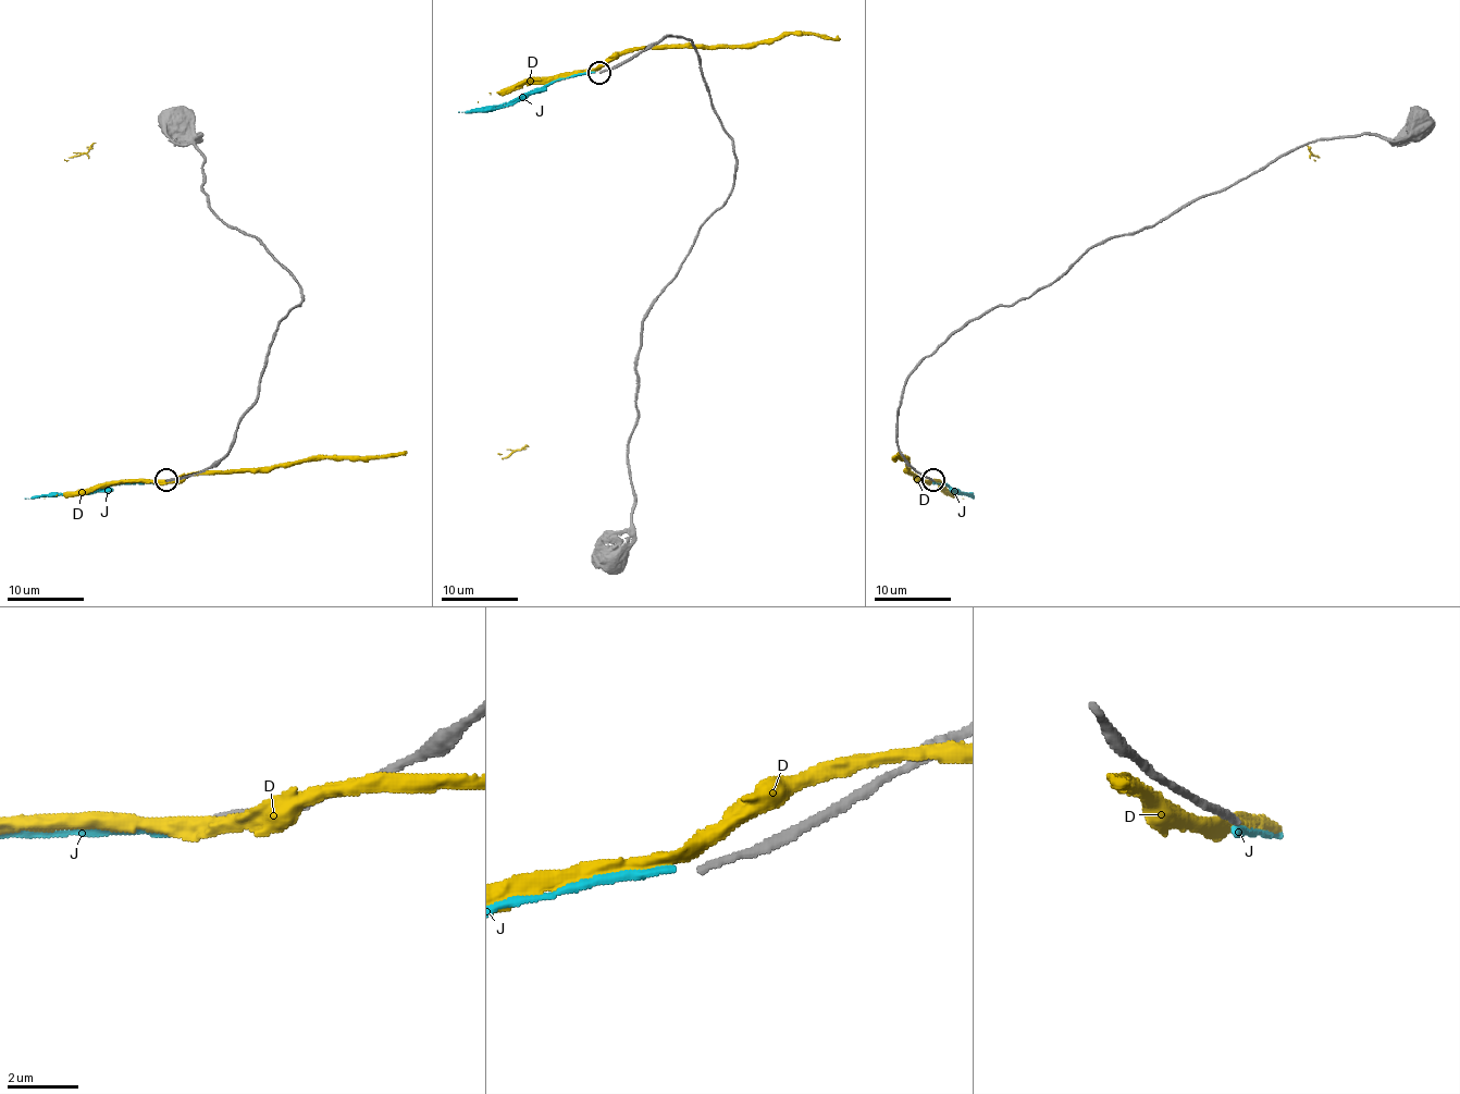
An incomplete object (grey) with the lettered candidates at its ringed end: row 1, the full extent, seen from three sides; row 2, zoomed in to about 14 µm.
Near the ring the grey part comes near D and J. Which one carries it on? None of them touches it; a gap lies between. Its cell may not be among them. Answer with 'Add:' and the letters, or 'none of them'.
Add: none of them

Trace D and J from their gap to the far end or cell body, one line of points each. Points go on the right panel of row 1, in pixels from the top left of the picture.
D: (931, 480), (948, 492), (955, 492), (1310, 154), (1318, 158), (1314, 160)
J: (933, 482), (941, 482), (953, 492), (973, 498)

